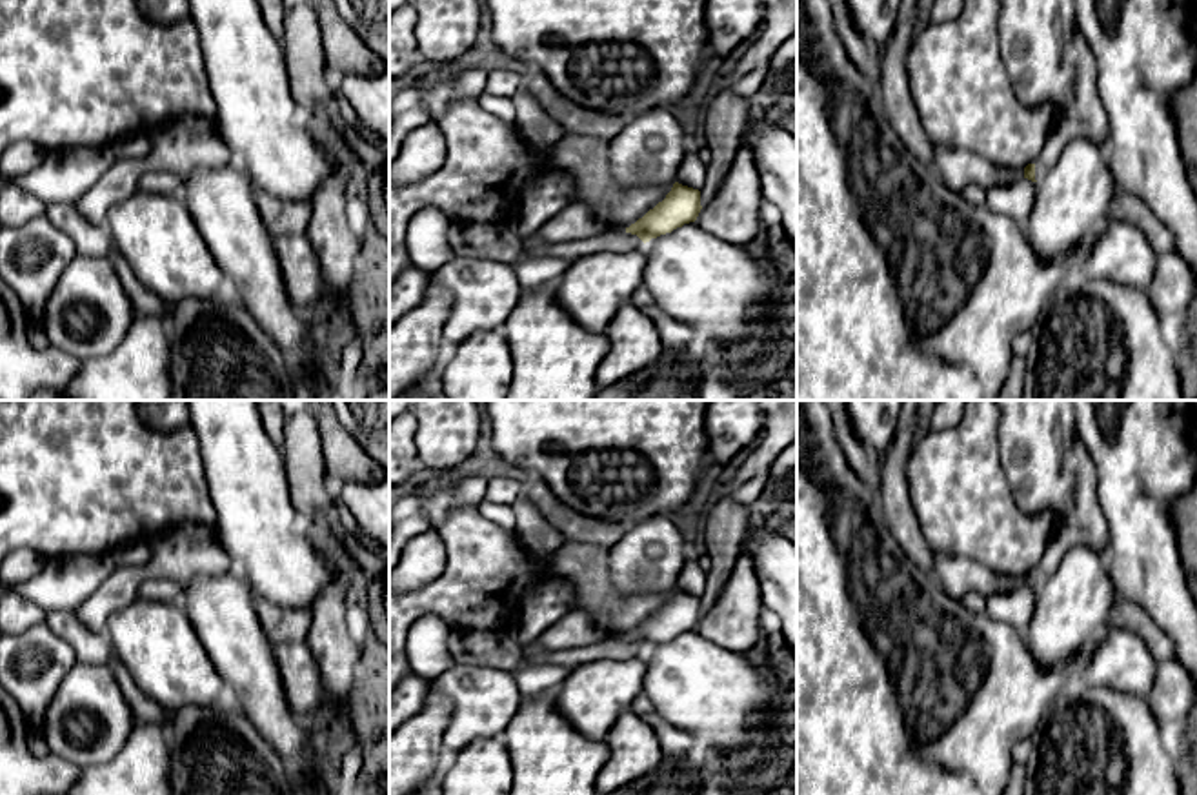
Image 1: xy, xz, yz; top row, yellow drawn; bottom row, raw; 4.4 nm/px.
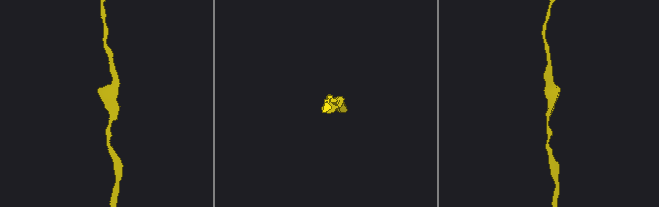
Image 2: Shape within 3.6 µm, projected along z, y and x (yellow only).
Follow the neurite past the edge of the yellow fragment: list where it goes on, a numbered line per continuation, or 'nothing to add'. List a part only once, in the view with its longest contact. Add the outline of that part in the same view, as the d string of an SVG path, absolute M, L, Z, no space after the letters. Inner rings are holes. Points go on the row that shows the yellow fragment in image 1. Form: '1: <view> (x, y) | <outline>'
nothing to add

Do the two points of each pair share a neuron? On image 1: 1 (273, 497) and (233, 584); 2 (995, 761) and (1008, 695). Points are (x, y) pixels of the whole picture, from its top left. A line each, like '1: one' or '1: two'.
1: two
2: one

